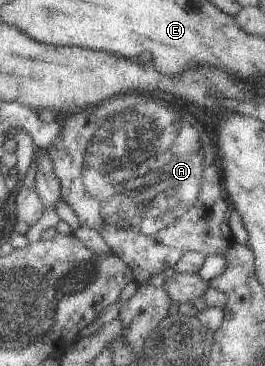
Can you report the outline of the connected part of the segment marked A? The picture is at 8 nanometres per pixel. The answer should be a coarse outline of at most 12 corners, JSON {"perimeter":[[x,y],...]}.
{"perimeter":[[168,101],[73,111],[61,197],[138,285],[227,255],[217,145]]}

